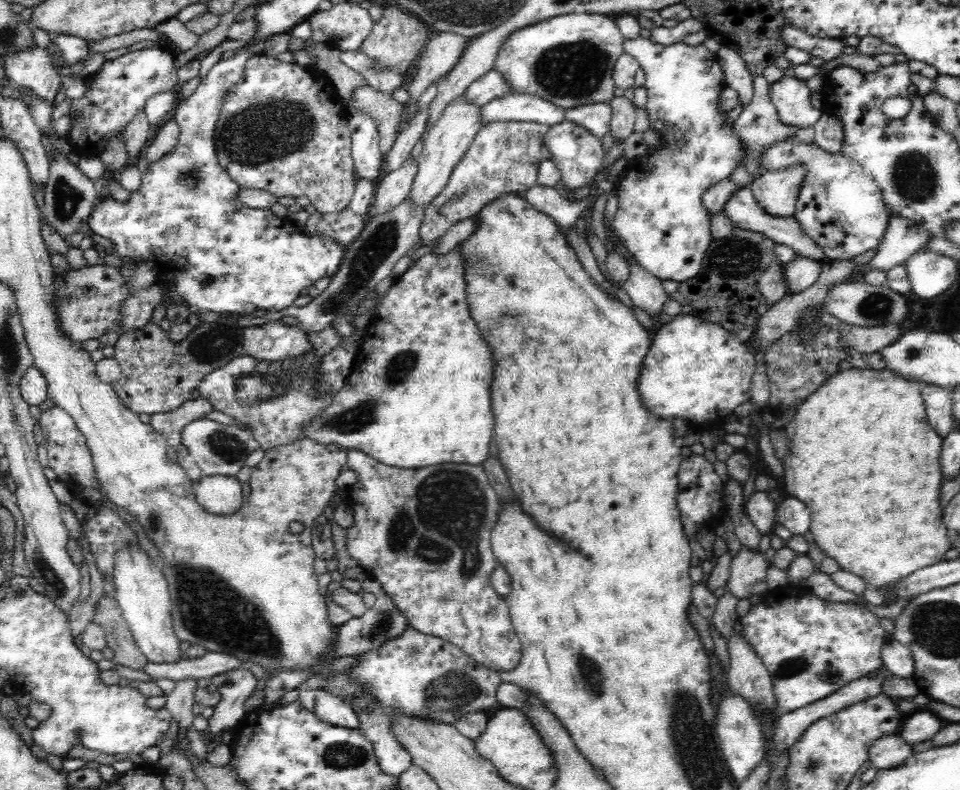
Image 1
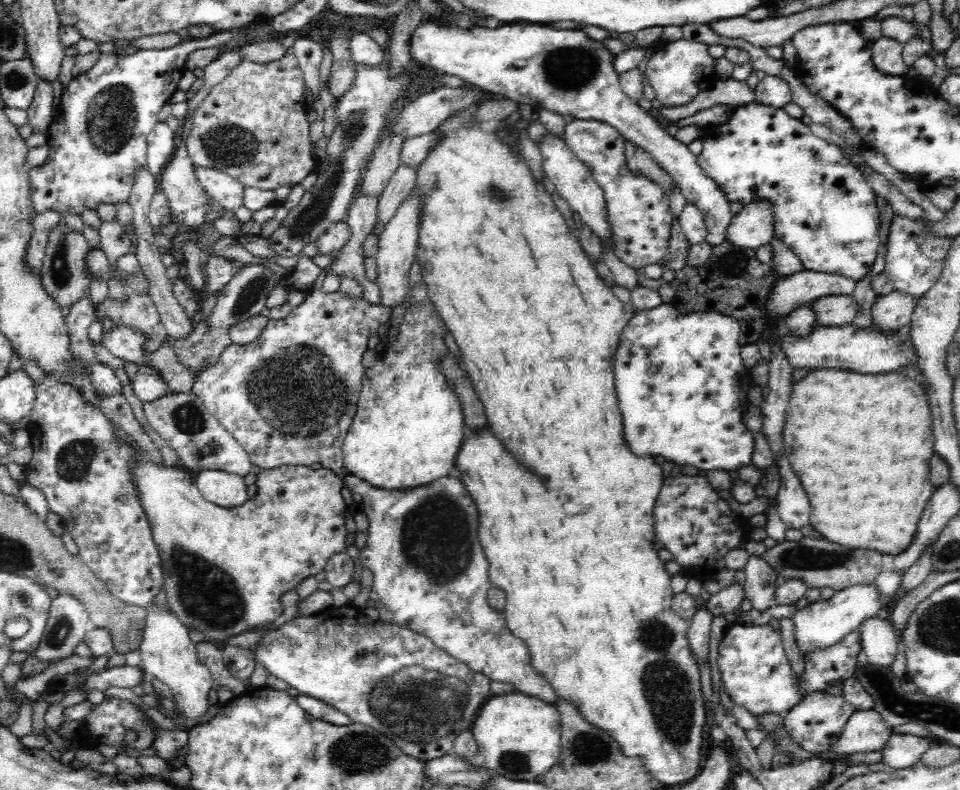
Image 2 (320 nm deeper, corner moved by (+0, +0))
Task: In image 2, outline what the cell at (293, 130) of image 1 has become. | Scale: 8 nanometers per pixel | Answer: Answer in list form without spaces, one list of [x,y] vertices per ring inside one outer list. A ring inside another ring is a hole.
[[[292,48],[279,60],[268,63],[240,62],[236,68],[216,84],[196,108],[190,133],[184,138],[186,151],[195,166],[208,166],[230,175],[244,186],[275,189],[288,184],[300,185],[302,178],[316,172],[319,161],[310,147],[308,109],[304,102],[304,79]]]

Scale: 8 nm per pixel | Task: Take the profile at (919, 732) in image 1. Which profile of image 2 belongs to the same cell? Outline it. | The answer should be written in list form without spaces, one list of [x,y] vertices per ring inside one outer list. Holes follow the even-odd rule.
[[[893,732],[880,748],[881,762],[888,768],[907,769],[917,764],[931,746],[932,740],[925,737]]]

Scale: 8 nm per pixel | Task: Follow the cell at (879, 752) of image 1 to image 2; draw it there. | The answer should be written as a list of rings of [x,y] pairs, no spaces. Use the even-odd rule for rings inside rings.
[[[874,709],[854,711],[842,726],[842,734],[830,744],[828,757],[845,758],[858,752],[880,750],[892,733],[893,727]]]

